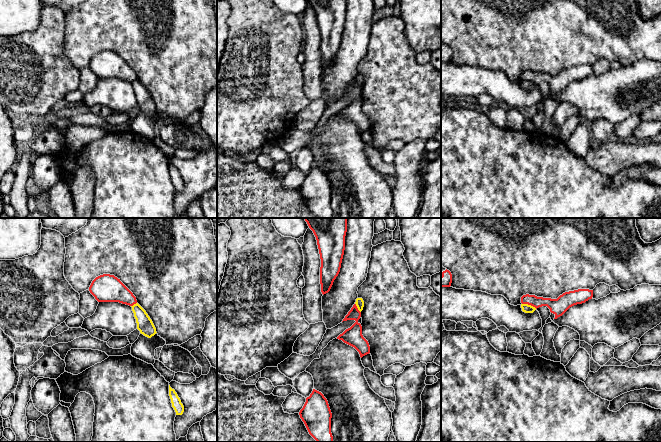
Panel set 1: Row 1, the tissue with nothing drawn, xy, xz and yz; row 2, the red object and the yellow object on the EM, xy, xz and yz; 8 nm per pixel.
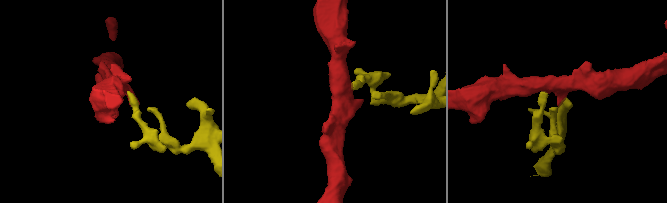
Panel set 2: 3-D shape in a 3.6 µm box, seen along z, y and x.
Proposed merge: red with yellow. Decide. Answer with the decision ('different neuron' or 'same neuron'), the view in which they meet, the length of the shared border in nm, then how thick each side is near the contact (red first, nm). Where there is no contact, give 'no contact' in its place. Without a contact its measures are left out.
different neuron | yz | 130 nm | 140/70 nm

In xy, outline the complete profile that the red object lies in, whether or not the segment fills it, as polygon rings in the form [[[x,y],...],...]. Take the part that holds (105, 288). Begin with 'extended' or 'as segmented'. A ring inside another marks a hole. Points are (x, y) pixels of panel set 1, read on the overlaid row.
as segmented; [[[103,274],[96,277],[89,291],[98,302],[119,302],[129,306],[137,303],[133,293],[114,275]]]

